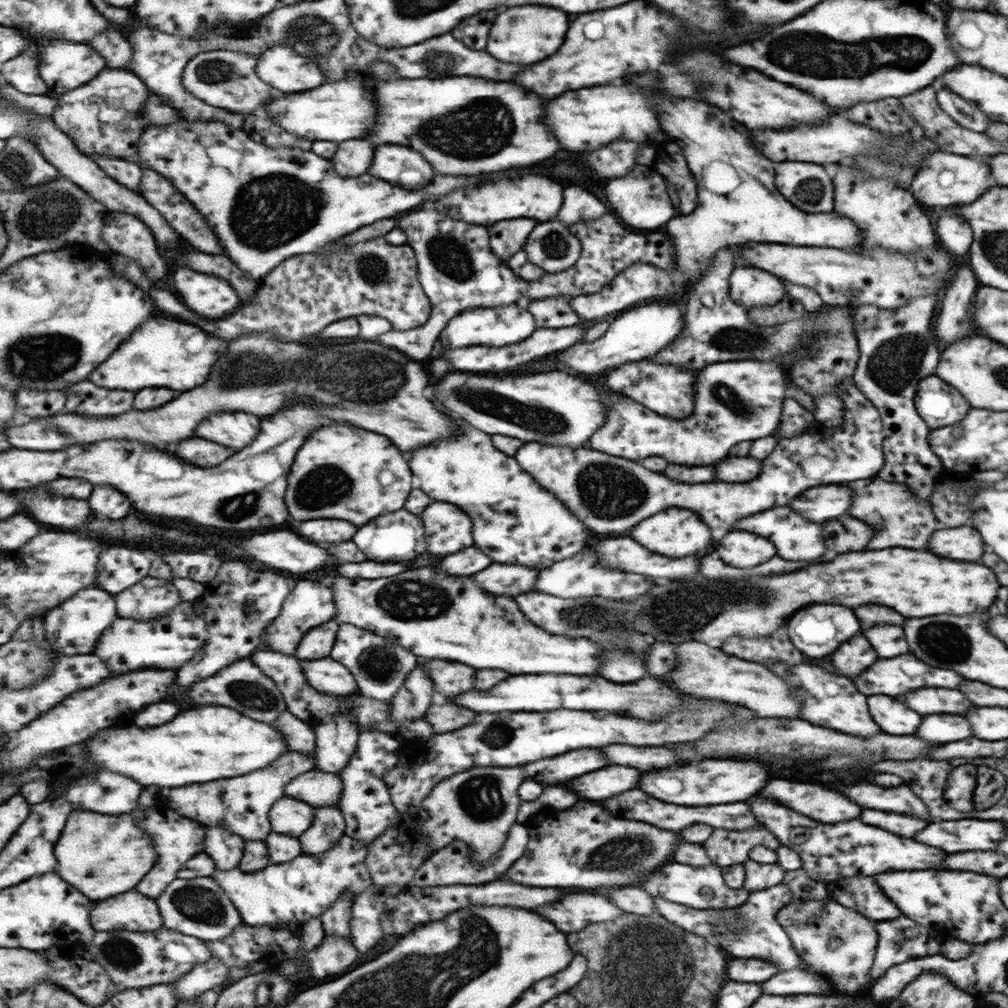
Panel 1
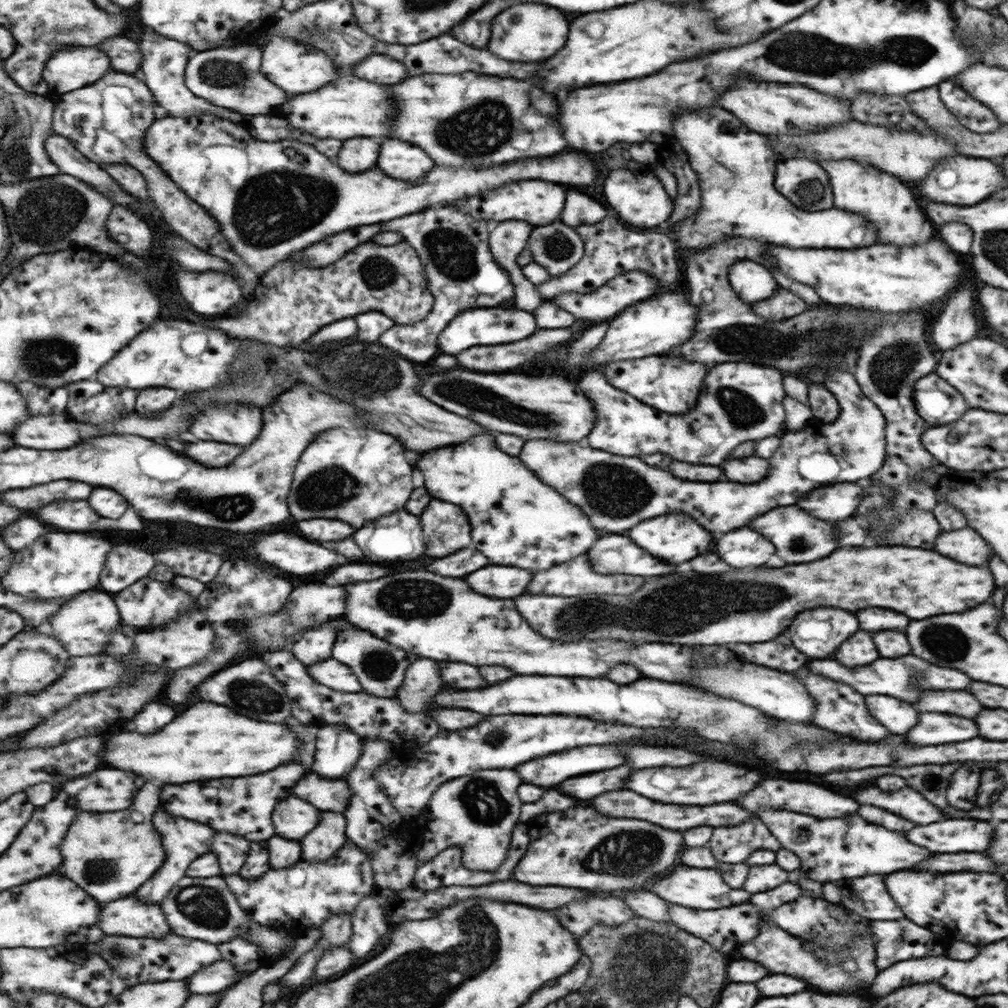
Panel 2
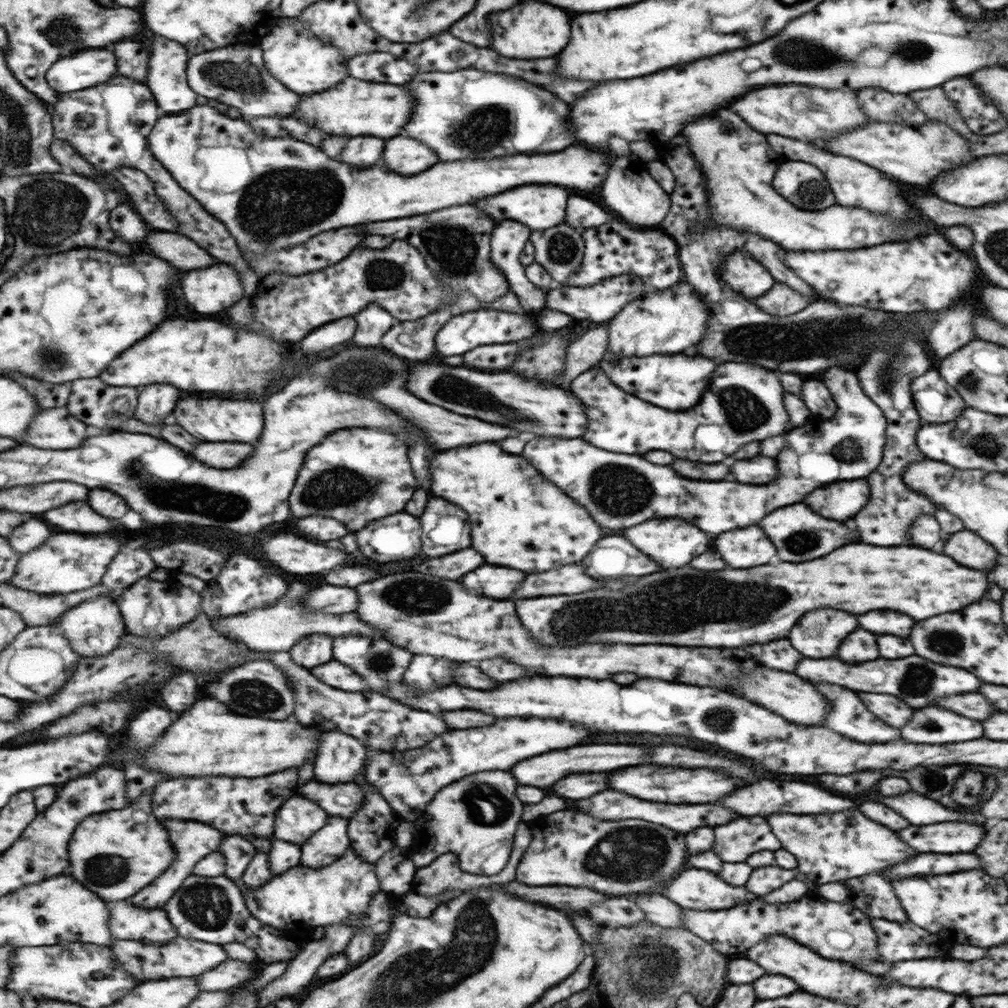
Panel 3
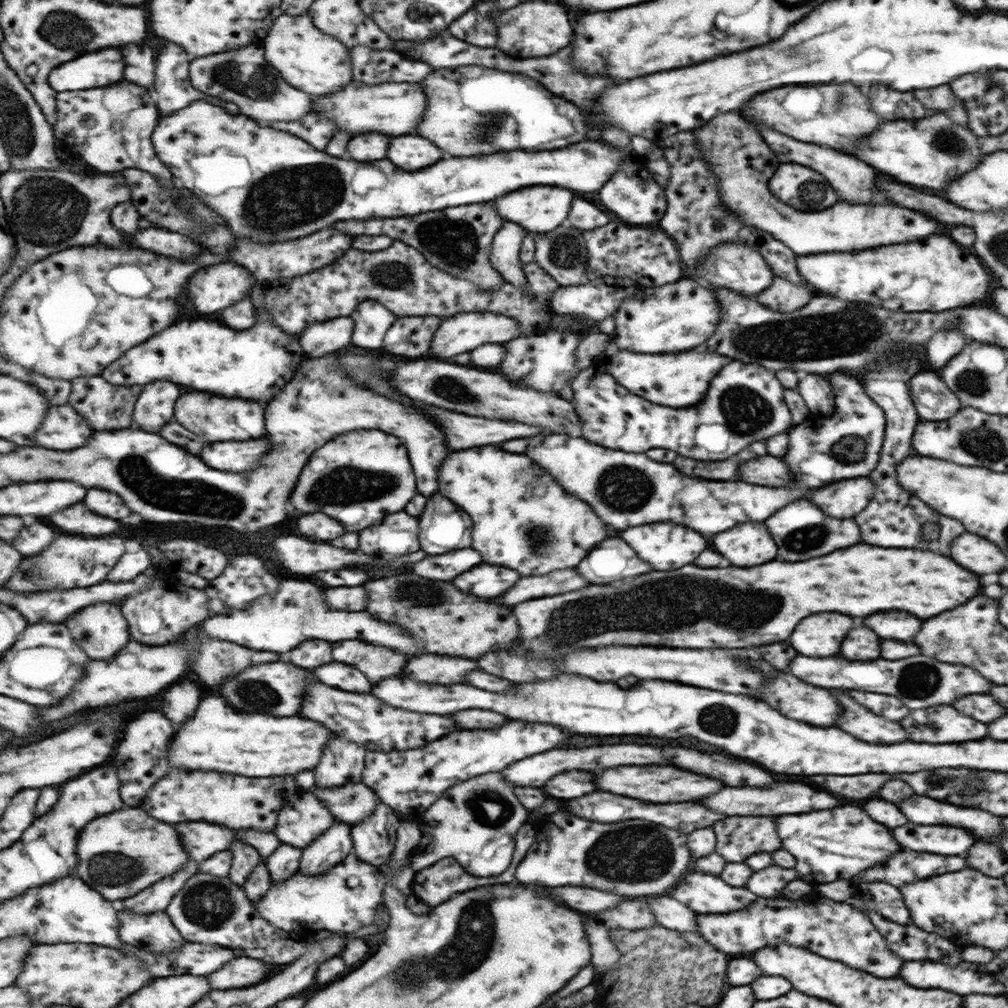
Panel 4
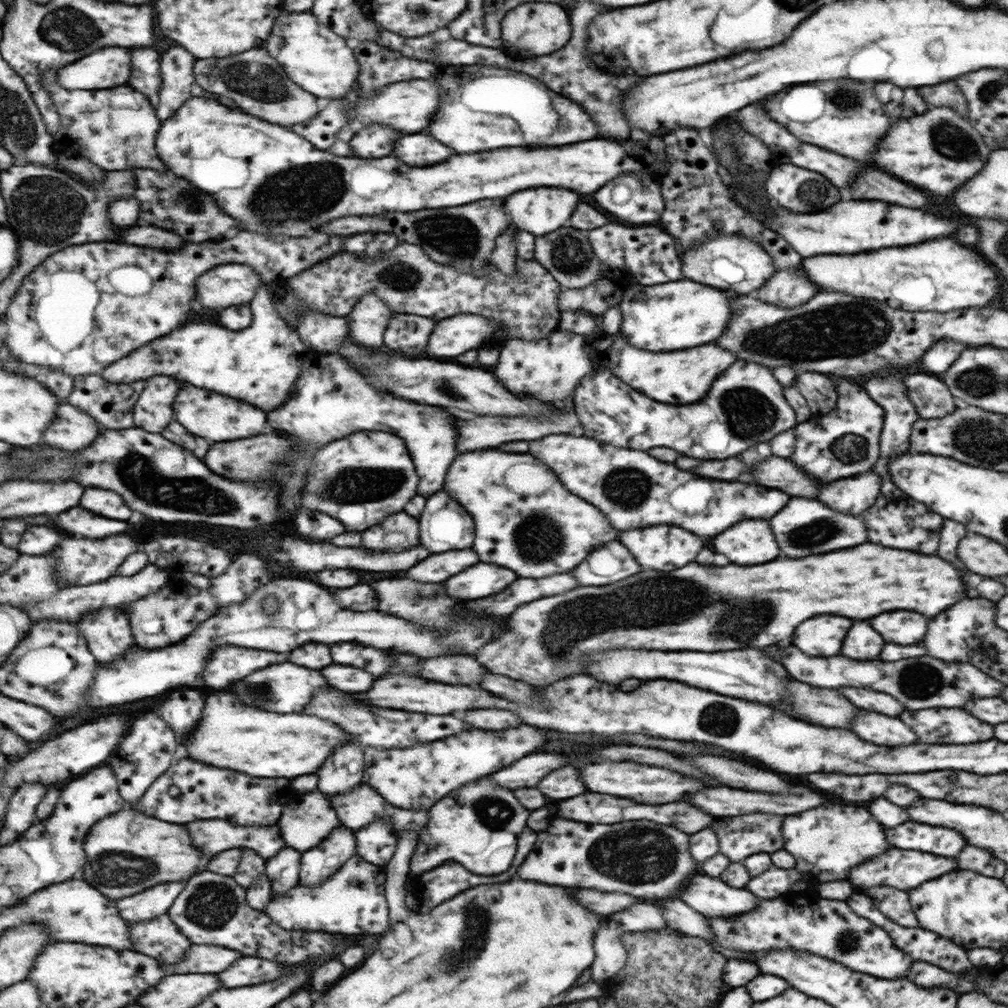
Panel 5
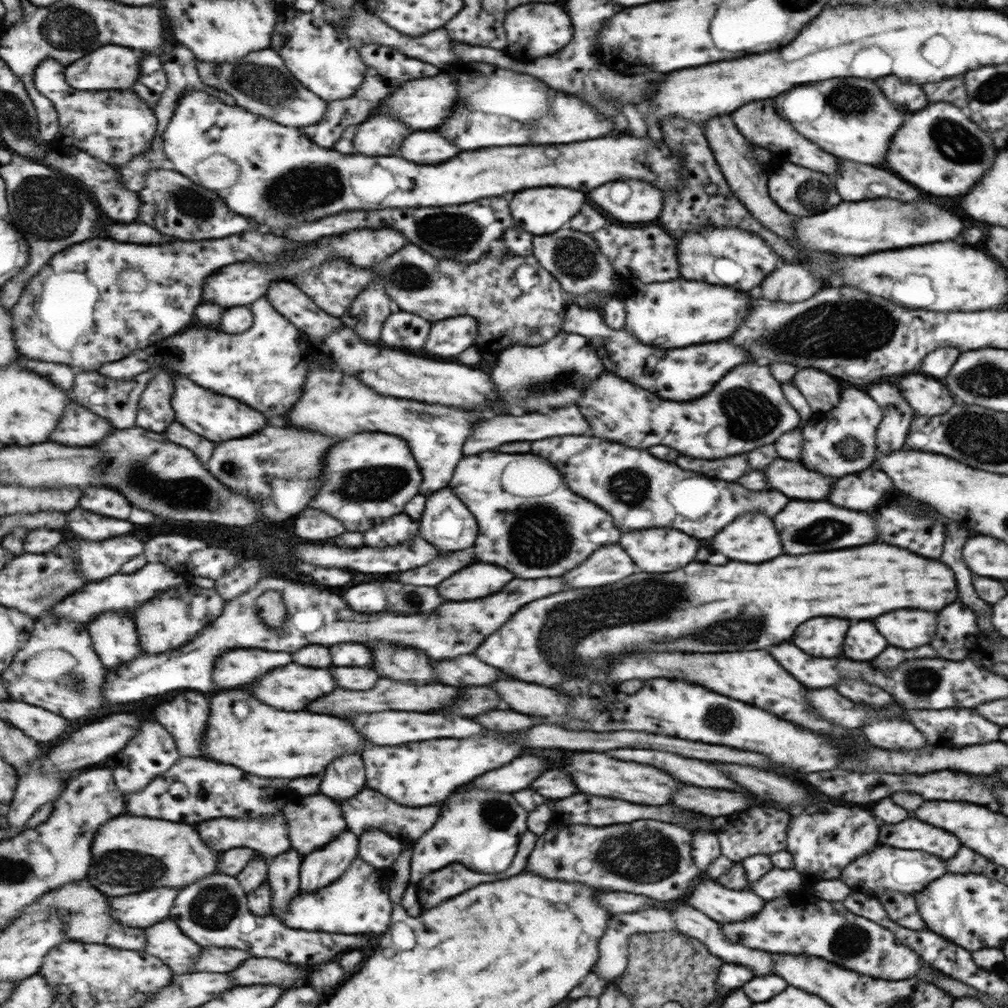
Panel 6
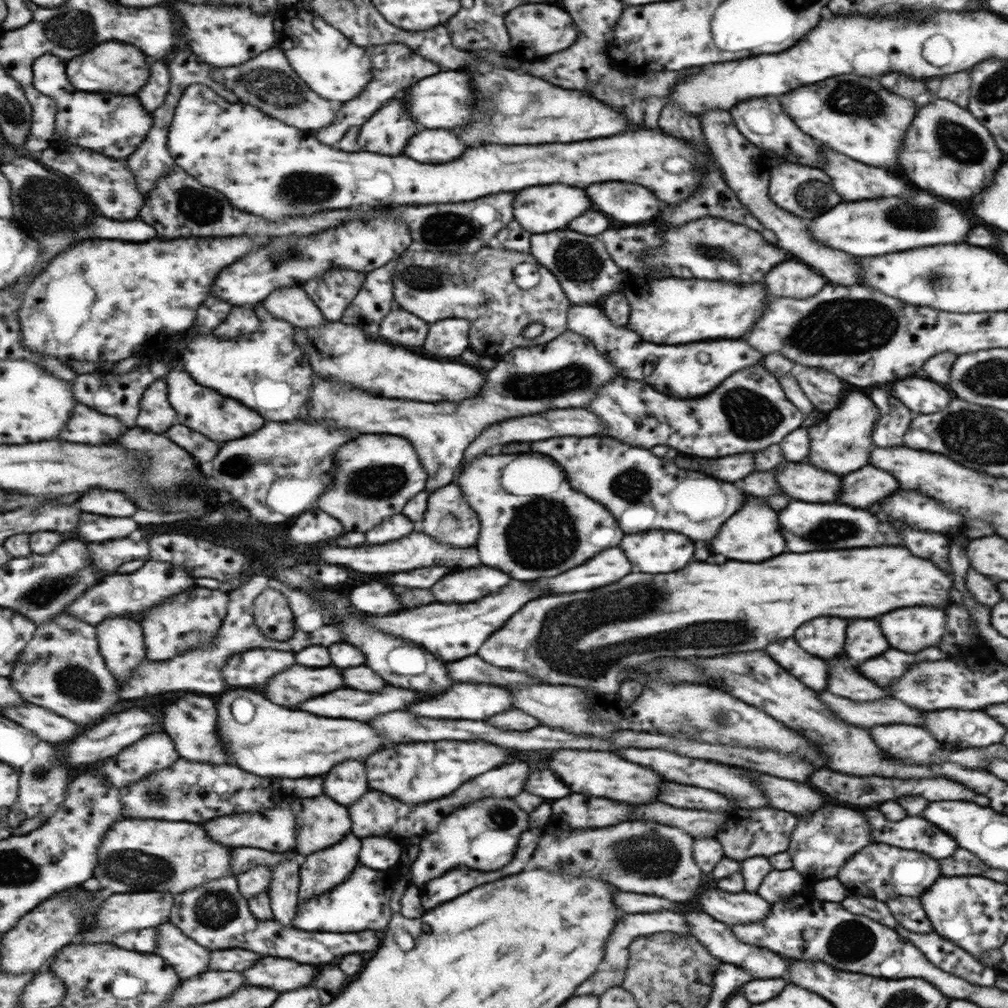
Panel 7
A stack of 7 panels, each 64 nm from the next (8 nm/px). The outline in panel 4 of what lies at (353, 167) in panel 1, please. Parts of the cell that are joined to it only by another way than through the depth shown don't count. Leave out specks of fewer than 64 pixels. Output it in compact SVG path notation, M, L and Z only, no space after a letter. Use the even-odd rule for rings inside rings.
M379 132L353 134L347 141L347 152L343 158L359 162L375 161L385 158L393 136Z

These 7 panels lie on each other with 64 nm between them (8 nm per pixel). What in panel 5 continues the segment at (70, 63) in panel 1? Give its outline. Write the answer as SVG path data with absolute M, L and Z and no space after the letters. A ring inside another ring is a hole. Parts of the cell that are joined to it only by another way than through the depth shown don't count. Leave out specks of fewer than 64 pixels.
M107 46L56 70L57 84L71 90L103 90L129 85L133 50Z

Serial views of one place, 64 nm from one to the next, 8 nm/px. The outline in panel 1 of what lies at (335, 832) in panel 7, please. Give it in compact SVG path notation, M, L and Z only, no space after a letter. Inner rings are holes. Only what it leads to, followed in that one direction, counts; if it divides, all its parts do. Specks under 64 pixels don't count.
M289 796L281 798L278 802L279 806L271 808L271 827L273 827L274 832L300 838L303 833L306 833L313 826L313 822L315 822L314 806L298 798Z

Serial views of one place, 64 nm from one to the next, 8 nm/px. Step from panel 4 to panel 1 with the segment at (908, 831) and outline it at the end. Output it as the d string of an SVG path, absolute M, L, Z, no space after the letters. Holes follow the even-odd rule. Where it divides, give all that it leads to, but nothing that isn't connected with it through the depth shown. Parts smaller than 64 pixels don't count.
M945 820L927 824L915 834L915 842L939 848L947 854L967 850L993 850L1003 838L1003 824L991 820Z

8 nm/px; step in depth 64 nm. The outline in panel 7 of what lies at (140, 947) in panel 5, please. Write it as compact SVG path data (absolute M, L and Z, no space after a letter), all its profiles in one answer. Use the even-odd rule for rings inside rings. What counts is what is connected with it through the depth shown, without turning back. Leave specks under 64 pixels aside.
M171 922L159 926L157 952L181 975L181 978L193 978L211 971L211 949L201 946L190 935L186 935Z

